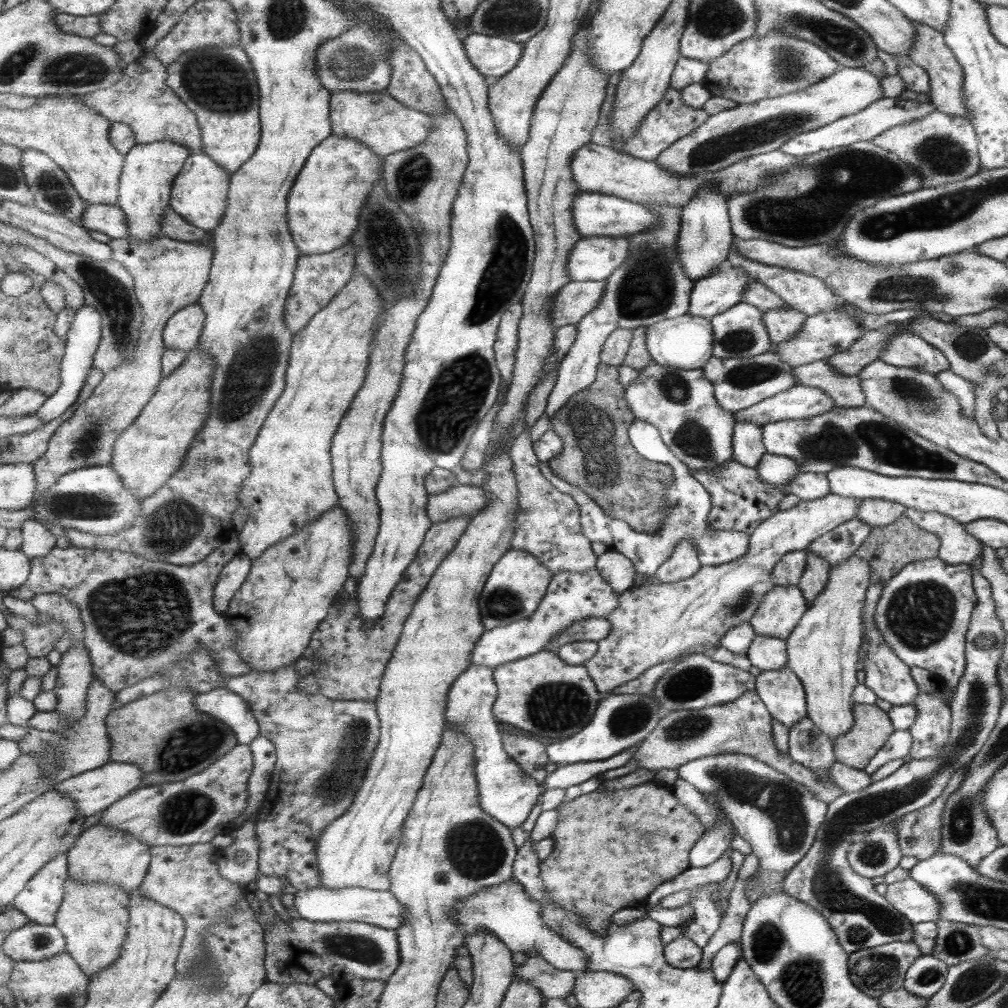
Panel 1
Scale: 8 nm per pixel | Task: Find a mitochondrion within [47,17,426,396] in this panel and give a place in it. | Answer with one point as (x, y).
(215, 81)

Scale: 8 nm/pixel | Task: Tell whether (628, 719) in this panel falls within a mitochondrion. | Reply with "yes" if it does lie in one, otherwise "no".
yes

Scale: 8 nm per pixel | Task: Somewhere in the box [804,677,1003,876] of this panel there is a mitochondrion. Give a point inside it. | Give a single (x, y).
(961, 821)

